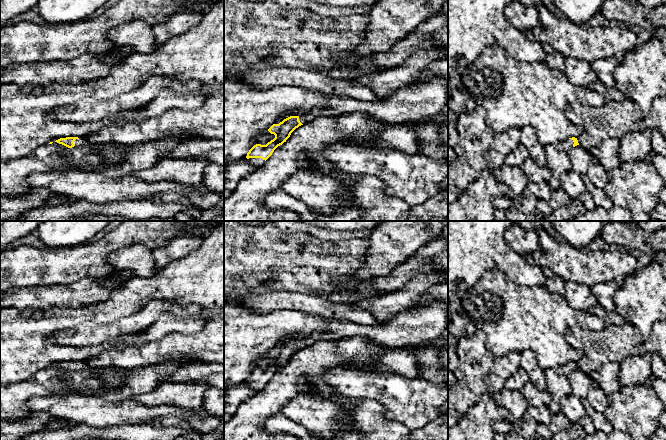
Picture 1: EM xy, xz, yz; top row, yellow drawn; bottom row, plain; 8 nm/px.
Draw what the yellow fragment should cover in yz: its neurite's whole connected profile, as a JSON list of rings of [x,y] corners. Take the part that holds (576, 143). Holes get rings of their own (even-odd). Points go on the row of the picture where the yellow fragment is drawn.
[[[572,137],[563,142],[544,147],[545,156],[547,159],[547,167],[552,173],[552,177],[548,184],[552,192],[557,191],[559,188],[560,176],[571,170],[571,159],[569,156],[570,150],[579,145],[577,138]]]

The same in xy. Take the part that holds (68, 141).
[[[169,136],[134,145],[111,144],[122,153],[122,160],[116,164],[105,161],[102,153],[94,148],[97,144],[89,142],[86,138],[78,137],[60,138],[50,142],[36,149],[34,155],[52,167],[54,155],[63,155],[68,148],[72,147],[92,147],[92,151],[85,157],[87,171],[108,176],[125,176],[153,167],[162,158],[167,157],[168,153],[182,141],[189,139],[191,139],[189,136]]]

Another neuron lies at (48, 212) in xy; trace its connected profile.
[[[72,199],[68,204],[45,204],[21,215],[19,221],[72,221],[87,214],[122,216],[126,218],[174,218],[178,213],[186,213],[195,221],[201,221],[203,210],[178,203],[162,203],[154,200],[124,200],[97,204],[85,200]]]

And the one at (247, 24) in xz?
[[[224,0],[224,53],[243,52],[248,49],[272,48],[270,55],[261,60],[267,67],[300,68],[308,71],[355,69],[353,56],[348,56],[363,41],[368,15],[350,14],[347,16],[329,17],[303,8],[285,9],[273,0],[247,1]]]

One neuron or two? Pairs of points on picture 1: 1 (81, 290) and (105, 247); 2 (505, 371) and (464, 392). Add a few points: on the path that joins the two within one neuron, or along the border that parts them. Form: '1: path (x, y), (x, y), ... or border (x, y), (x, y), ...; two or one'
1: border (97, 278), (82, 278), (66, 285); two
2: path (495, 373), (474, 389); one

